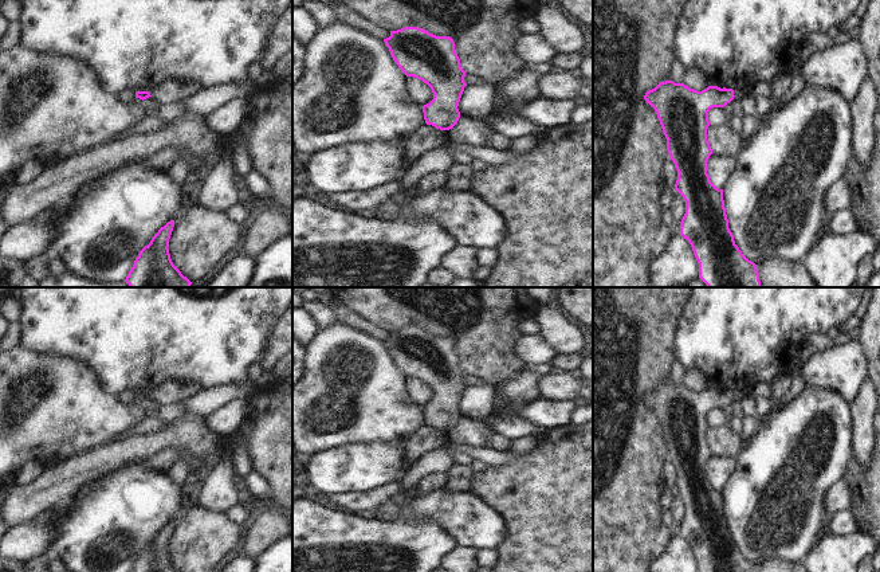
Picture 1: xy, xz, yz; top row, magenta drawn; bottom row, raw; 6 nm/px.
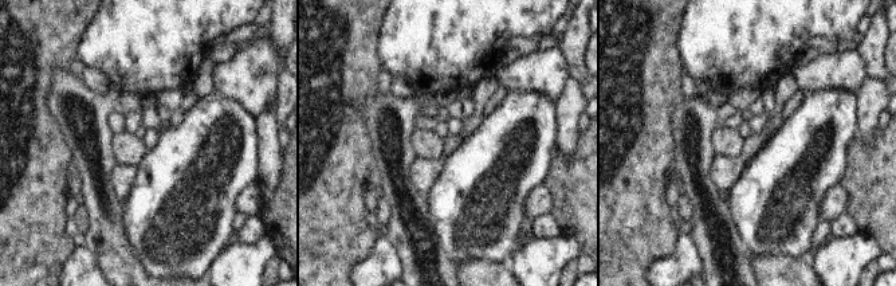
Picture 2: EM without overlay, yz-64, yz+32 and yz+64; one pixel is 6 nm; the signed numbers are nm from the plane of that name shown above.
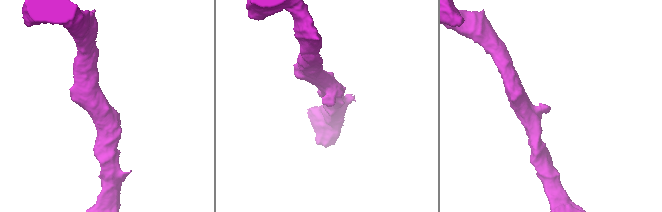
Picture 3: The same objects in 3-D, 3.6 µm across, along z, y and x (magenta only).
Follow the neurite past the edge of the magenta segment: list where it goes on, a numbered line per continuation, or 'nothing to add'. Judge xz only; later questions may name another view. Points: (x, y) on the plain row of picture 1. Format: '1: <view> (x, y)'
nothing to add

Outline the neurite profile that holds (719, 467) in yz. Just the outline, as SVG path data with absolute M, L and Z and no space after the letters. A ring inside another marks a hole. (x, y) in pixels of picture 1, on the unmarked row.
M712 454L707 462L707 474L711 483L723 490L727 479L736 466L736 455L716 455Z

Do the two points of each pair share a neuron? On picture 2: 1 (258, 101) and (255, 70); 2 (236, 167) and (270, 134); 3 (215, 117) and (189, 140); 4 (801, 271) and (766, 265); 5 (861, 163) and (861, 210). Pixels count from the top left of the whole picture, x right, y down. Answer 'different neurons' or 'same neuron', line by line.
1: same neuron
2: different neurons
3: same neuron
4: same neuron
5: same neuron

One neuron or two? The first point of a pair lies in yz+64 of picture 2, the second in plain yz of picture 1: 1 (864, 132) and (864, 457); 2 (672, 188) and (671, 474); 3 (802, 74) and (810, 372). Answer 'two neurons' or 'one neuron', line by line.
1: one neuron
2: two neurons
3: one neuron

